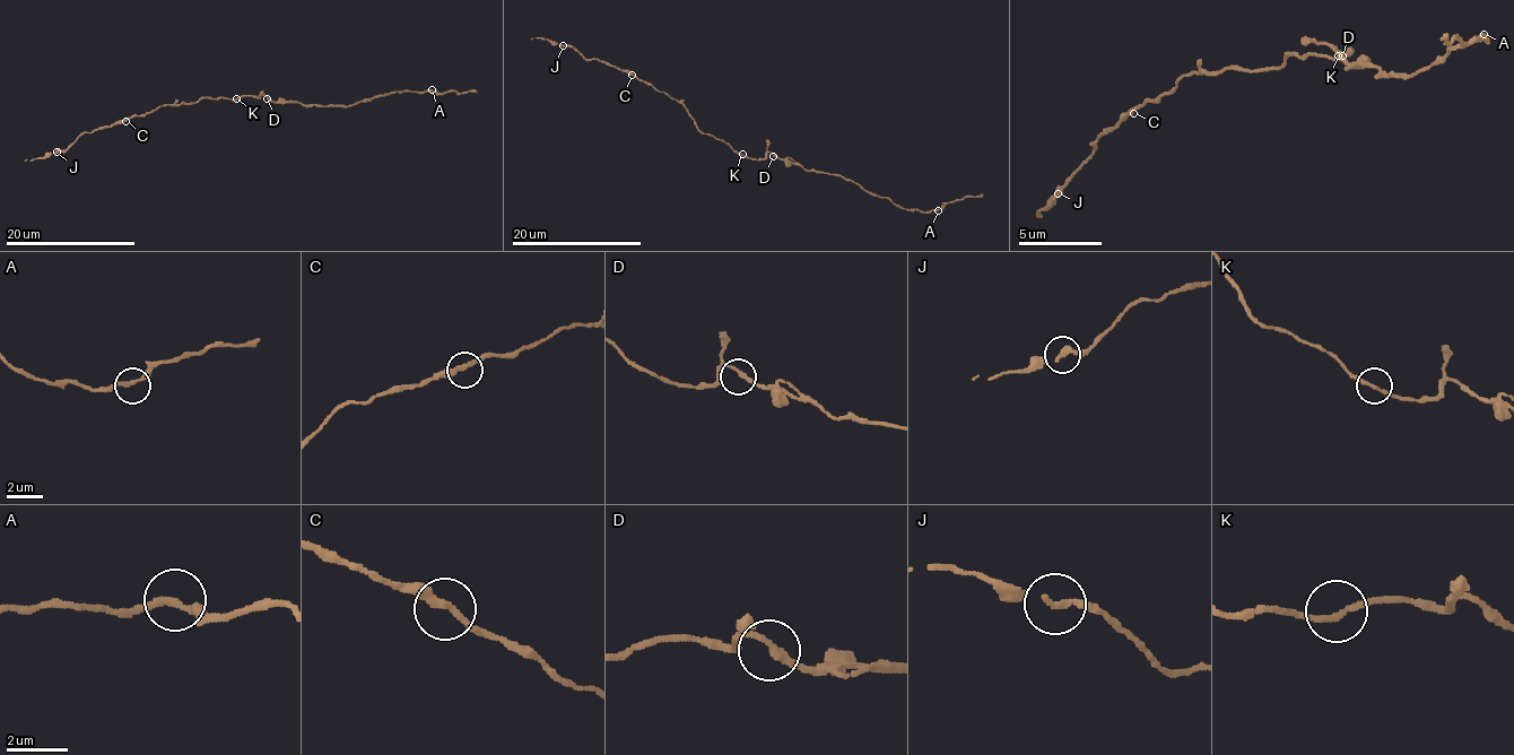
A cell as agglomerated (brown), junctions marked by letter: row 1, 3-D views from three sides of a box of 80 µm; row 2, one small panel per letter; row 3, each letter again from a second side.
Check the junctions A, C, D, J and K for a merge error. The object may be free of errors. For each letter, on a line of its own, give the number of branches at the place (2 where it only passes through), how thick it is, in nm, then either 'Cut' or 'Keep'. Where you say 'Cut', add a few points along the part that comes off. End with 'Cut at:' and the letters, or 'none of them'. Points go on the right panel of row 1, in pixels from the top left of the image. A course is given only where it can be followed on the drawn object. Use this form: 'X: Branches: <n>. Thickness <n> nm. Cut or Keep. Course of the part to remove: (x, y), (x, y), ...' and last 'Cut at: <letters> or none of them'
A: Branches: 2. Thickness 240 nm. Keep
C: Branches: 2. Thickness 260 nm. Keep
D: Branches: 2. Thickness 240 nm. Keep
J: Branches: 2. Thickness 220 nm. Keep
K: Branches: 2. Thickness 170 nm. Keep
Cut at: none of them

